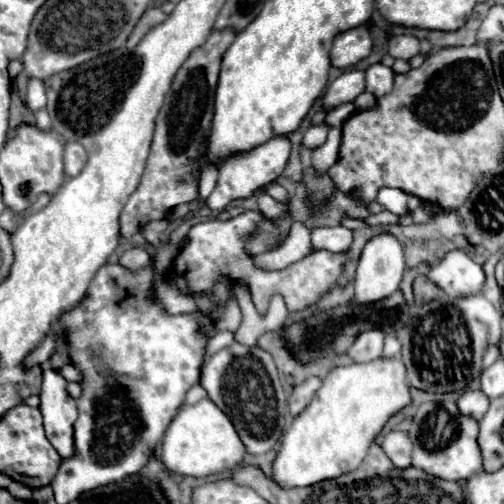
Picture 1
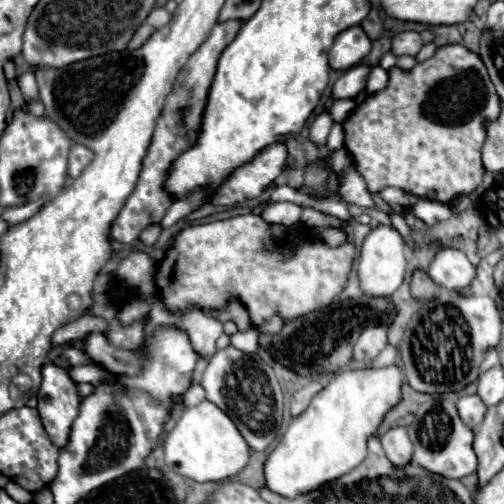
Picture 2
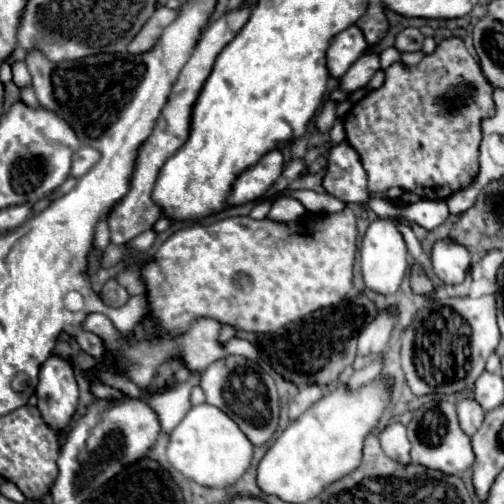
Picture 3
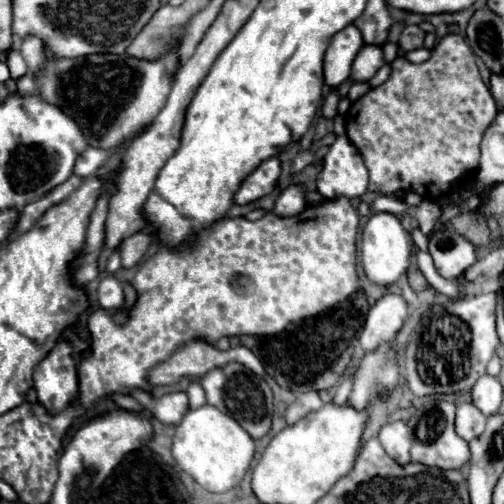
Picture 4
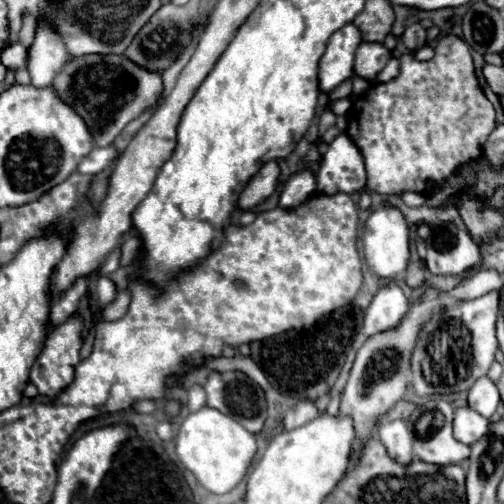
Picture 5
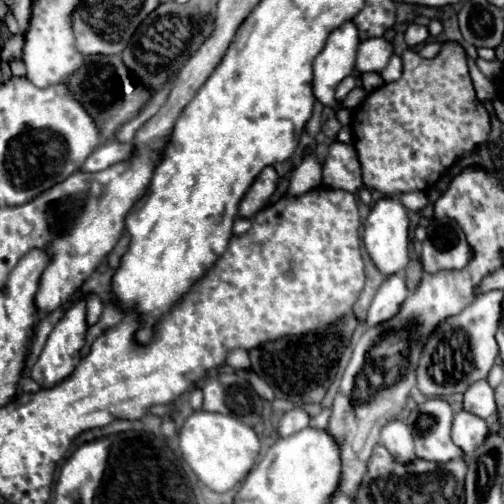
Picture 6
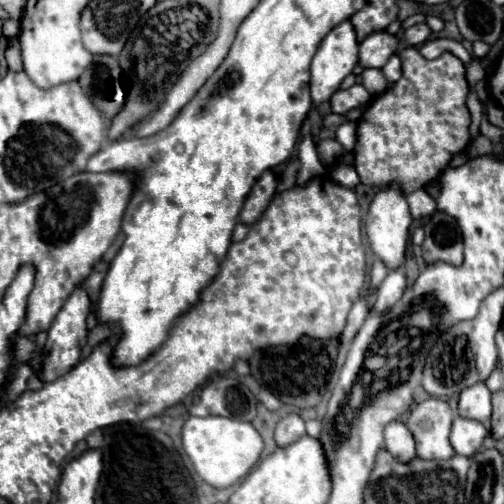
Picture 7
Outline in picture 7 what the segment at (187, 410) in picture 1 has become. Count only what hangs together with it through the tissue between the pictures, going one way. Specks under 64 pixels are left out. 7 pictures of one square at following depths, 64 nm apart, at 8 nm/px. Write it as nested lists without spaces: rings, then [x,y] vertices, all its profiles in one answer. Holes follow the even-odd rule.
[[[190,416],[182,426],[182,446],[204,482],[214,488],[228,488],[240,482],[258,464],[264,442],[250,422],[224,416]]]

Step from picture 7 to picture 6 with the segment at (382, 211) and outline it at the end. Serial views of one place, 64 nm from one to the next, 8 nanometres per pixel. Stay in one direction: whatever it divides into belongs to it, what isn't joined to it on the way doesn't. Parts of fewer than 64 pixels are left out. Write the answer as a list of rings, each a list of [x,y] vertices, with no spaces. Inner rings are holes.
[[[380,198],[370,208],[370,214],[364,222],[364,246],[376,264],[376,268],[384,274],[396,274],[408,264],[408,210],[404,208],[400,198]]]

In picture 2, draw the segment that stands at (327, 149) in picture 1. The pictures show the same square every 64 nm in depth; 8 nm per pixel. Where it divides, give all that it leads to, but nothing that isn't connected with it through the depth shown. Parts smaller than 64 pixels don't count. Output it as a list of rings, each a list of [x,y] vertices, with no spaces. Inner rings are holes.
[[[334,124],[332,126],[332,132],[328,136],[328,152],[334,152],[336,148],[342,148],[344,146],[344,128],[342,124]]]

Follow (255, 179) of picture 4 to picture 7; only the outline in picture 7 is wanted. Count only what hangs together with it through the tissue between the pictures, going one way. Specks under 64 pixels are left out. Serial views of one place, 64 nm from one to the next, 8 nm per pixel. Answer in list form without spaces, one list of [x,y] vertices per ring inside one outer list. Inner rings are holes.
[[[268,170],[258,178],[252,192],[248,194],[248,198],[244,202],[244,208],[240,212],[240,222],[248,224],[248,226],[258,222],[260,216],[264,214],[264,210],[268,208],[274,194],[276,194],[276,176]]]

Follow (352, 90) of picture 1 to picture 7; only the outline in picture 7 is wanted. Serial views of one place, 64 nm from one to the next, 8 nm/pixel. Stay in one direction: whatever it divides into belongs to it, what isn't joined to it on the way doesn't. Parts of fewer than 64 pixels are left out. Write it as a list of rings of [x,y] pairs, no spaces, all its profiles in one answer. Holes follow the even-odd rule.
[[[386,30],[372,32],[364,44],[360,44],[360,64],[364,68],[382,68],[392,54],[396,54],[398,38]]]

